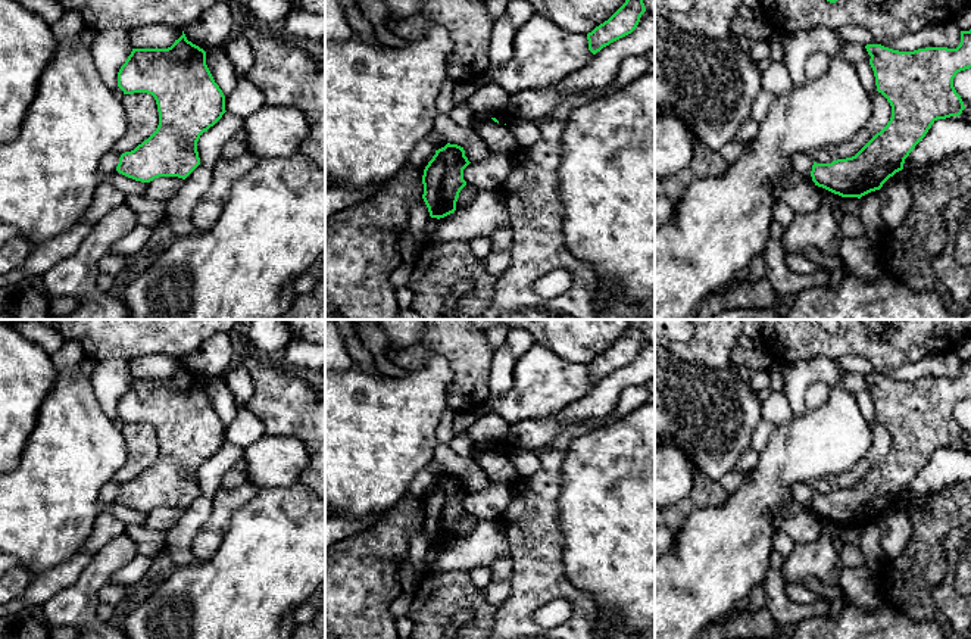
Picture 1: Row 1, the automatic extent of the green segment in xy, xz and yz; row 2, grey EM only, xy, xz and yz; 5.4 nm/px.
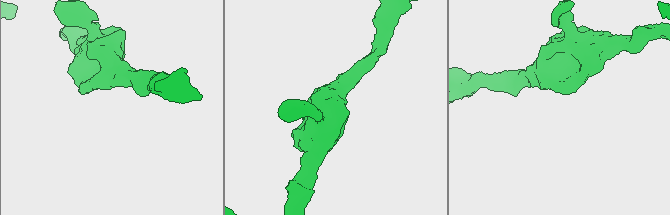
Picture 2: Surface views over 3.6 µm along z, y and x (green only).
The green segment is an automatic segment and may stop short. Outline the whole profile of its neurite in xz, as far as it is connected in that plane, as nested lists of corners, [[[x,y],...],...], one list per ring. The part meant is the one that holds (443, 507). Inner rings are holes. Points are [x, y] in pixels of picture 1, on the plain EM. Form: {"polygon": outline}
{"polygon": [[[447,473],[435,480],[422,505],[422,529],[431,548],[440,549],[456,540],[459,523],[466,515],[463,499],[469,493],[458,474]]]}

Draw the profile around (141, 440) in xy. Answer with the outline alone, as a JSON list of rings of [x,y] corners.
[[[122,424],[121,430],[128,448],[128,456],[112,479],[112,481],[119,484],[134,480],[147,470],[159,455],[157,434],[152,424]]]

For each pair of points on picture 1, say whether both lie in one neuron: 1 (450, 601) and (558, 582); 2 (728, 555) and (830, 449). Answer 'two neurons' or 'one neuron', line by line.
1: two neurons
2: one neuron

